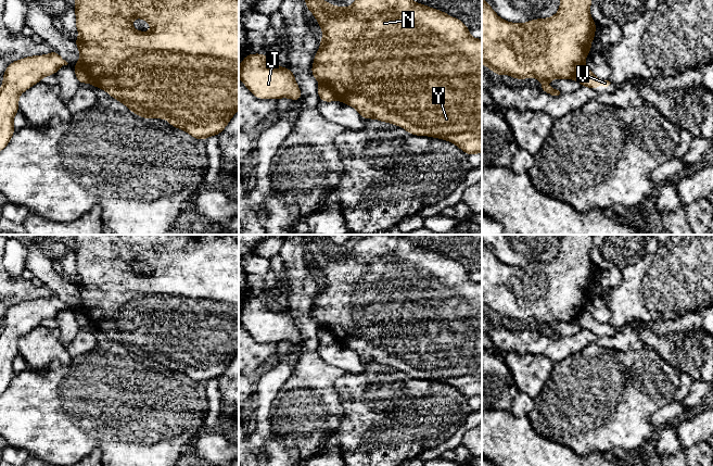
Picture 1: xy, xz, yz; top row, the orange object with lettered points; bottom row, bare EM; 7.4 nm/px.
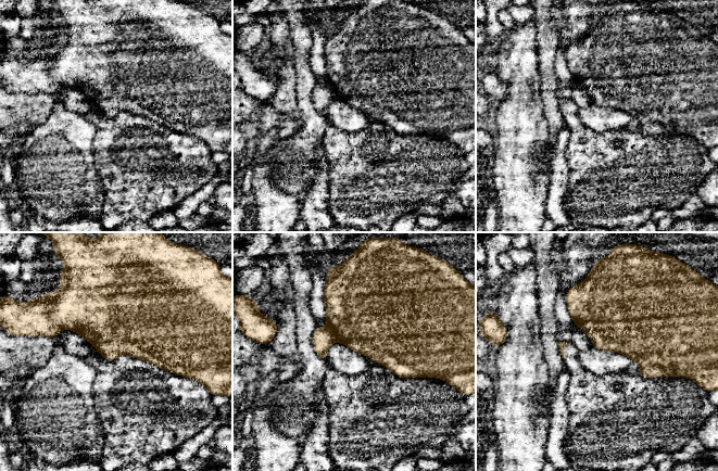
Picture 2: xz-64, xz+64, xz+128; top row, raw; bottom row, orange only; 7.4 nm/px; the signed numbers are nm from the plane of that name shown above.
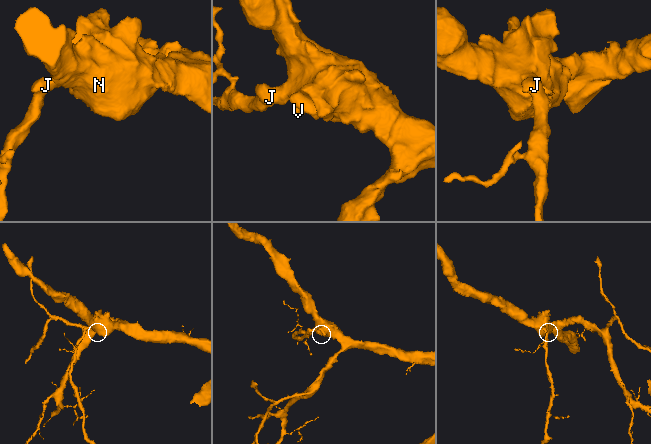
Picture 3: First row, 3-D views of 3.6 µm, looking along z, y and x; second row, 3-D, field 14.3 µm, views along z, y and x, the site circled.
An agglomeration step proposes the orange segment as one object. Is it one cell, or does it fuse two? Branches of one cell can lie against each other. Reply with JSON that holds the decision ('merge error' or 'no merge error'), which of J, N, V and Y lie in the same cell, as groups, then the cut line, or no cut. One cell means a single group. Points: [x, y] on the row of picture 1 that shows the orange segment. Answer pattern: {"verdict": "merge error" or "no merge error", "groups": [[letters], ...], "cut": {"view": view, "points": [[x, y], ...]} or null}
{"verdict": "merge error", "groups": [["J", "N", "Y"], ["V"]], "cut": {"view": "xy", "points": [[75, 67], [85, 70], [91, 82]]}}

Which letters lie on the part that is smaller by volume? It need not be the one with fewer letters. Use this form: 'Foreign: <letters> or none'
Foreign: V

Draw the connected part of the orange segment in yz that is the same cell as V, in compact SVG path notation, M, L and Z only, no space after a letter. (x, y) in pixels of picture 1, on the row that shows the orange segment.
M586 67L578 72L576 79L582 86L587 86L593 90L595 90L598 85L608 87L611 84L609 80L601 80L597 78L593 72Z

